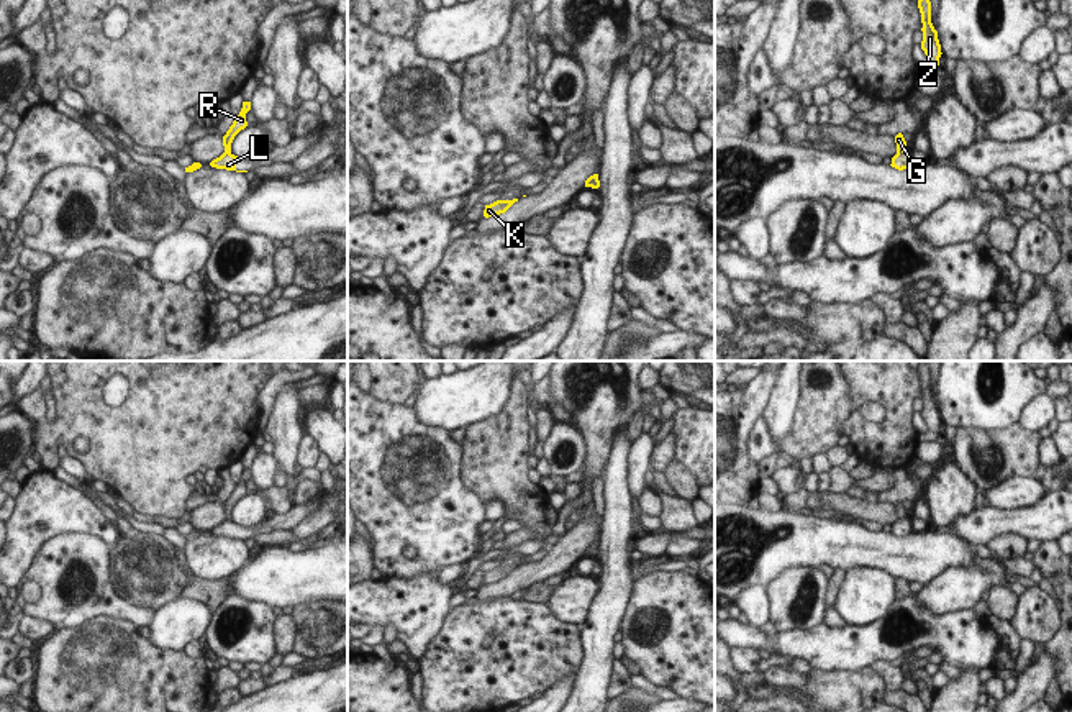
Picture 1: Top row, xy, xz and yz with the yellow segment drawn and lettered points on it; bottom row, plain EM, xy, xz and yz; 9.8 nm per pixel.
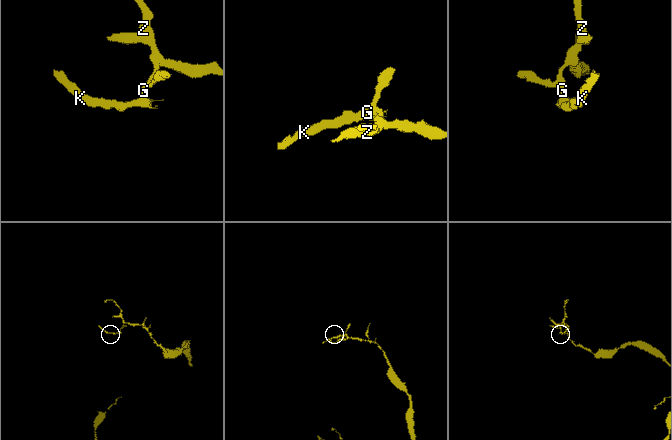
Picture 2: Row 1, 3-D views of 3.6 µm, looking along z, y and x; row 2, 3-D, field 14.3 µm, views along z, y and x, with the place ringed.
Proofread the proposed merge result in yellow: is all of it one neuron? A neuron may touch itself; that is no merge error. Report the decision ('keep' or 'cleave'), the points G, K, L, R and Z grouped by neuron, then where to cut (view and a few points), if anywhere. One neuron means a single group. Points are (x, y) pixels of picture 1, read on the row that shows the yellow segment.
cleave; groups G R Z / K L; cut xy (225, 151), (230, 155)

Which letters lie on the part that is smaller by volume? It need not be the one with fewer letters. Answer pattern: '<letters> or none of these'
K, L

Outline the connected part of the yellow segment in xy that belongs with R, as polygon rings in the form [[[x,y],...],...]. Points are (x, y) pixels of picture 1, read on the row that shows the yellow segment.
[[[243,102],[243,108],[239,112],[239,115],[236,116],[236,120],[233,121],[233,125],[229,126],[229,130],[226,131],[226,135],[223,136],[223,146],[225,146],[225,153],[231,154],[231,143],[234,139],[234,136],[244,130],[248,126],[246,121],[246,113],[251,110],[251,102]]]

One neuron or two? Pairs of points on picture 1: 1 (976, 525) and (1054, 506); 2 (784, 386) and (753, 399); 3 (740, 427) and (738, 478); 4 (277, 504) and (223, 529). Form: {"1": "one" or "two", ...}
{"1": "one", "2": "two", "3": "one", "4": "two"}

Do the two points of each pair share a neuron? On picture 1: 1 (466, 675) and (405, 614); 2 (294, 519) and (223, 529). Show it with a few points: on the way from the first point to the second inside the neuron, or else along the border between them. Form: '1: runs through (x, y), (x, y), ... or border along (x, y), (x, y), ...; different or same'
1: border along (453, 609), (443, 630), (418, 660); different
2: runs through (276, 522), (253, 532), (241, 532); same

